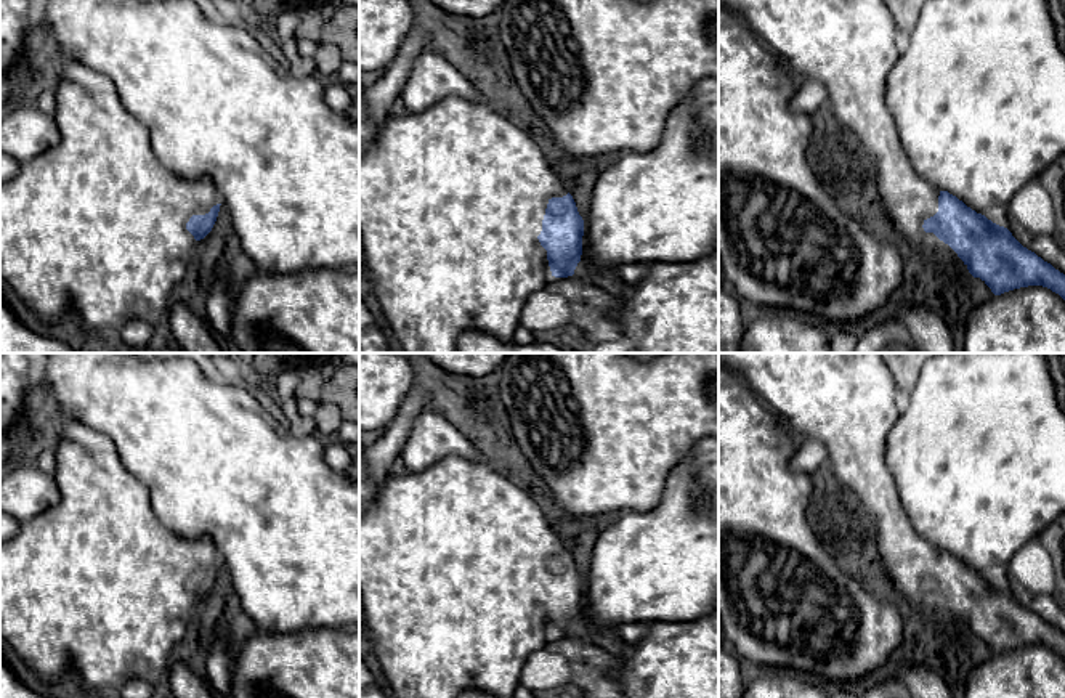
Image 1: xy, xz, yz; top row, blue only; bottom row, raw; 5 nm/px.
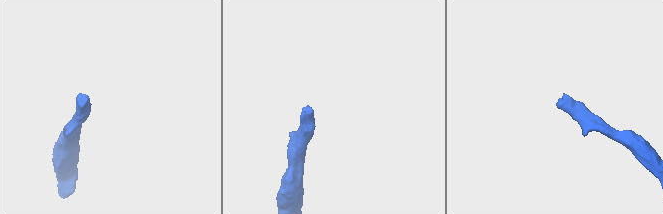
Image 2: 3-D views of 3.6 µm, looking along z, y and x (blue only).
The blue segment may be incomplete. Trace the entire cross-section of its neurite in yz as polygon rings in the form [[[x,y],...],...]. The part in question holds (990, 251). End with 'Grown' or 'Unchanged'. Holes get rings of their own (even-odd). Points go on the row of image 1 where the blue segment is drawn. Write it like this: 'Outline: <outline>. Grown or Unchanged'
Outline: [[[719,0],[719,5],[743,18],[754,34],[784,63],[797,80],[816,80],[826,88],[826,104],[839,127],[856,138],[874,159],[877,191],[893,231],[913,250],[919,252],[935,276],[945,278],[956,289],[969,289],[972,278],[980,278],[994,295],[1043,286],[1065,300],[1065,274],[1023,247],[1006,228],[1007,209],[977,213],[956,196],[940,191],[921,177],[911,164],[897,132],[895,120],[885,103],[889,72],[897,63],[898,27],[884,0]]]. Grown

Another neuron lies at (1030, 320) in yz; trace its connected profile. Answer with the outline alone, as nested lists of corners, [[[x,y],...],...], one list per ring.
[[[1043,286],[994,295],[974,306],[966,353],[1065,353],[1065,300]]]

